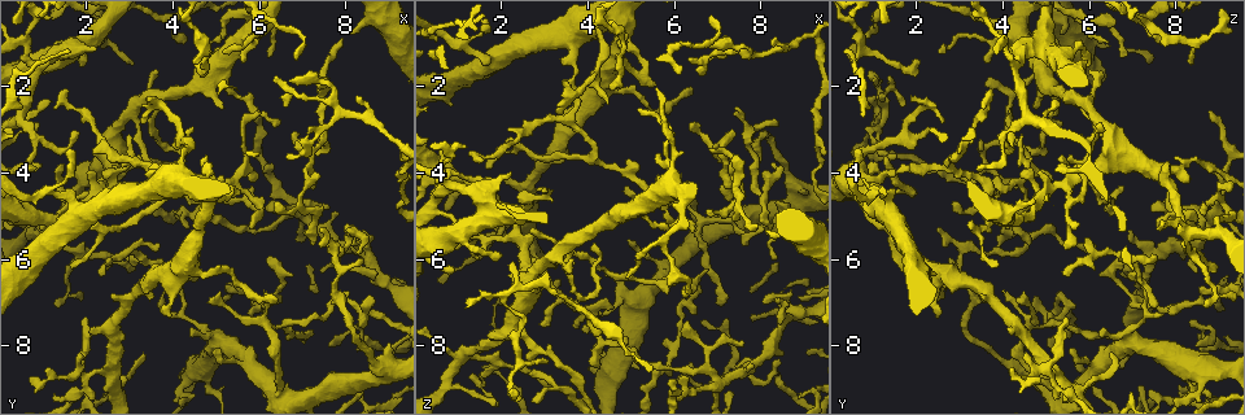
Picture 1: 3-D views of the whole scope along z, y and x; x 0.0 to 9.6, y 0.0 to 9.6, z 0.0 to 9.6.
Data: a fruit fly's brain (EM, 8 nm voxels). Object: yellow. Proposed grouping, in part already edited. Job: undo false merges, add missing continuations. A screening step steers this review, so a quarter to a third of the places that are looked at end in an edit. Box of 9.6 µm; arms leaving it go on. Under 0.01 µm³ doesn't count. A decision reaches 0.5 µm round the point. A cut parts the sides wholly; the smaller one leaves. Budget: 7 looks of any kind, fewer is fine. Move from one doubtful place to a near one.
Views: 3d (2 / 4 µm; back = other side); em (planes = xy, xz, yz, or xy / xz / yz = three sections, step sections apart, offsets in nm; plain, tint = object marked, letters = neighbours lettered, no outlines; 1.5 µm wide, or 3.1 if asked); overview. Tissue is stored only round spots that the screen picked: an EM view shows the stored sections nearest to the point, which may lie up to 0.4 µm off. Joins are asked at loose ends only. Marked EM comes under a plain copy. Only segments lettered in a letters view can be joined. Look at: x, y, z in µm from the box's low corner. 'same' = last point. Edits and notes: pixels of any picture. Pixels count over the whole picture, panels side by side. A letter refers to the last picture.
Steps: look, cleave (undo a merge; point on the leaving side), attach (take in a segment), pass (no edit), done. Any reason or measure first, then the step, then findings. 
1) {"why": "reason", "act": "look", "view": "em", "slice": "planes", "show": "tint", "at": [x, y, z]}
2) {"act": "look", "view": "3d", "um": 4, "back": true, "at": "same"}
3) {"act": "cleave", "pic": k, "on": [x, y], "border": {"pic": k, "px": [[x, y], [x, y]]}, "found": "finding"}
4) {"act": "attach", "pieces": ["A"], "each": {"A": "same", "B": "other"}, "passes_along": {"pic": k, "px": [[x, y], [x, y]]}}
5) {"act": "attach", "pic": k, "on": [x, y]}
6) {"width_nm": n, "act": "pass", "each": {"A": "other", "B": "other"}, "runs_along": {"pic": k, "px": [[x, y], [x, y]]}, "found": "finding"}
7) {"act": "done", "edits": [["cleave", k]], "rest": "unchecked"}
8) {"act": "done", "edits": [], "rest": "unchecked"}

{"why": "abrupt turn", "act": "look", "view": "3d", "um": 4, "at": [0.65, 1.00, 4.10]}

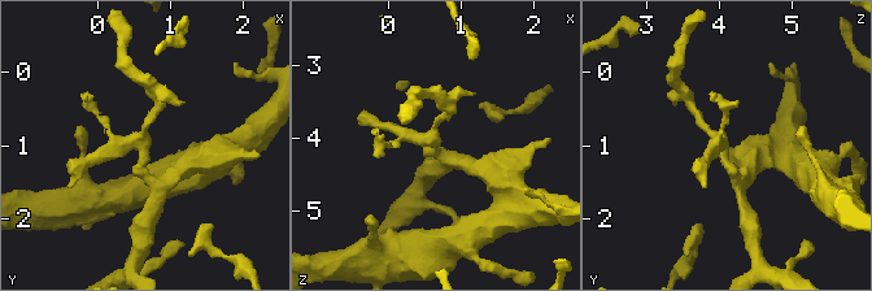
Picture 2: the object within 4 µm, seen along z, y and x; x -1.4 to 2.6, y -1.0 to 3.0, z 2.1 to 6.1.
{"act": "look", "view": "em", "slice": "yz", "step": 4, "show": "letters", "at": [0.60, 0.95, 4.10]}

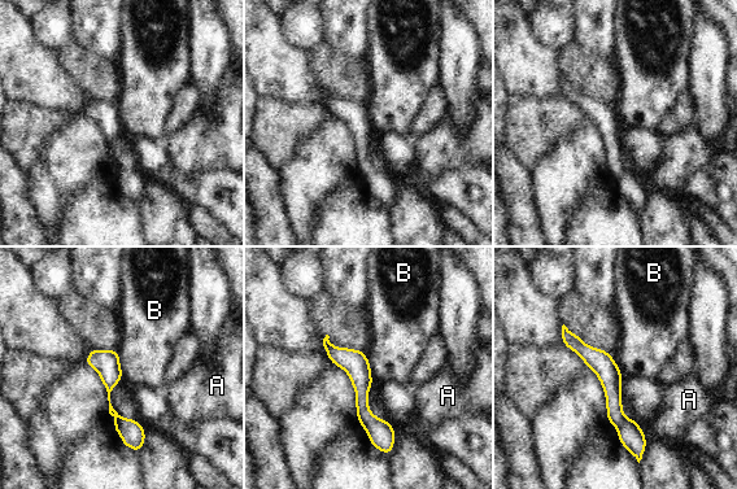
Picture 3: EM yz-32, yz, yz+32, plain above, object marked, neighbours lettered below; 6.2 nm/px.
{"longest_contact_nm": ["B", 180], "act": "pass", "each": {"A": "other", "B": "other"}, "runs_along": {"pic": 3, "px": [[565, 331], [610, 376], [632, 448]]}, "found": "all the same cell"}

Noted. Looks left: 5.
{"why": "abrupt turn", "act": "look", "view": "3d", "um": 4, "back": true, "at": [1.70, 4.75, 5.60]}

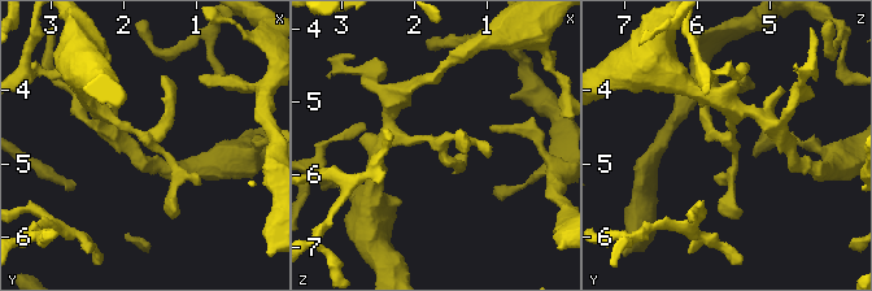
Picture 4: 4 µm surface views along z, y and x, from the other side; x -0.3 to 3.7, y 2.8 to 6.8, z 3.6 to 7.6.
{"why": "need the tissue", "act": "look", "view": "em", "slice": "xy", "step": 8, "show": "tint", "at": [1.65, 4.70, 5.60]}

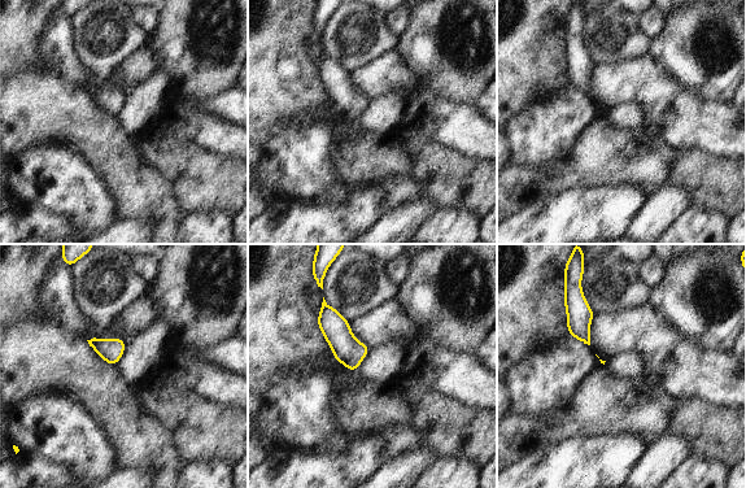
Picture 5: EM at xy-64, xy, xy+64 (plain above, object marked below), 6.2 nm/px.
{"act": "look", "view": "em", "slice": "xy", "step": 8, "show": "letters", "at": "same"}

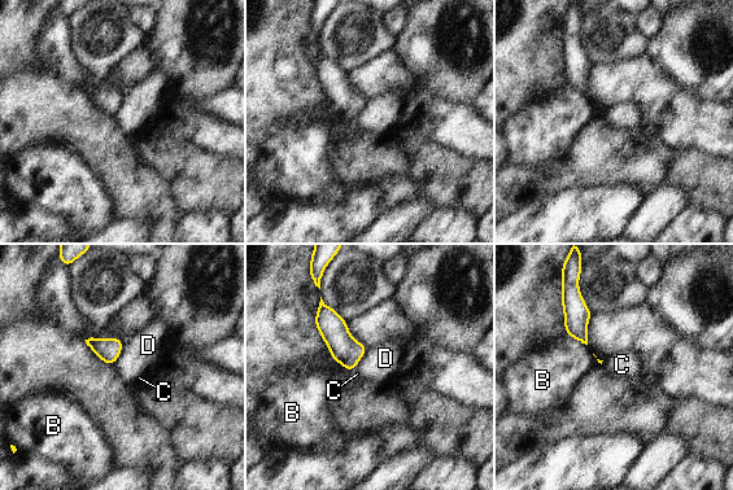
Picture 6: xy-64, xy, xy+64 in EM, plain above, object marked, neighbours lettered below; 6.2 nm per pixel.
{"longest_contact_nm": ["B", 180], "act": "pass", "each": {"B": "other", "C": "other", "D": "other"}, "border": {"pic": 6, "px": [[123, 341], [121, 354], [112, 364]]}, "found": "all the same cell"}

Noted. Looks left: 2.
{"why": "abrupt turn", "act": "look", "view": "em", "slice": "planes", "show": "letters", "at": [6.50, 6.35, 6.60]}

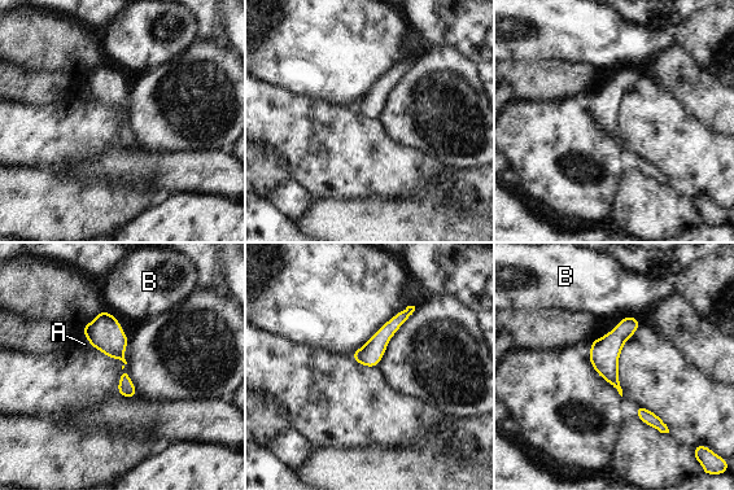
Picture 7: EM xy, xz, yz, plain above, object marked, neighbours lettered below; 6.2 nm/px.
{"width_nm": 150, "act": "pass", "each": {"A": "other", "B": "other"}, "border": {"pic": 7, "px": [[82, 333], [92, 346]]}, "found": "one cell here"}

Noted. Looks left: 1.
{"act": "done", "edits": [], "rest": "unchecked"}

